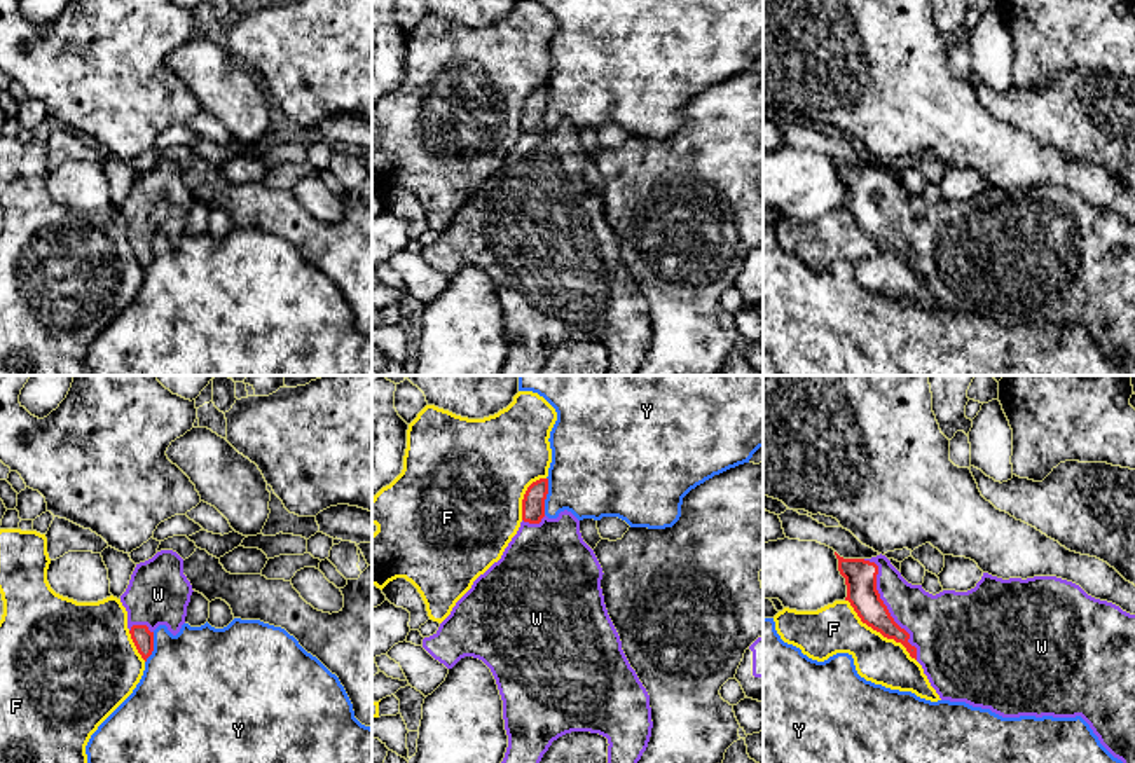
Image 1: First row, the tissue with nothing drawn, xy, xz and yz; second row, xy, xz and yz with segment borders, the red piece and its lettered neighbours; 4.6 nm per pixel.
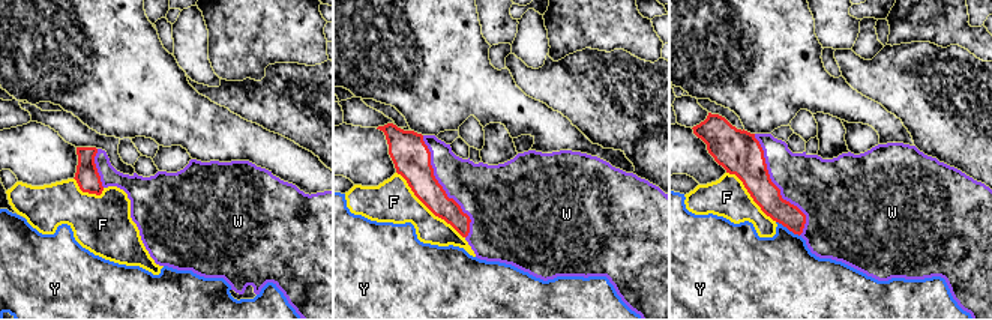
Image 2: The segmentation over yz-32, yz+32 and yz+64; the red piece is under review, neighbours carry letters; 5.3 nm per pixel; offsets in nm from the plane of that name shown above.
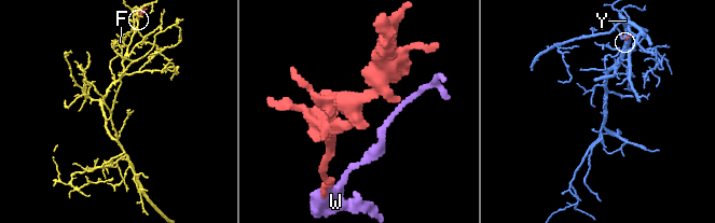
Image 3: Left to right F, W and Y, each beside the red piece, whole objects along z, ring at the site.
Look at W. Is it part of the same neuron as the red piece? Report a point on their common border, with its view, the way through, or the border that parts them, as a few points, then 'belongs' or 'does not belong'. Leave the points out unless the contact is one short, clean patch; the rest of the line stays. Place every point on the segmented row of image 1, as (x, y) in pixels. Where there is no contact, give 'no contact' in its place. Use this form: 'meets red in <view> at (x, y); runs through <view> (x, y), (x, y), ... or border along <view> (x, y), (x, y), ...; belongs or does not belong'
meets red in yz at (886, 606); belongs

